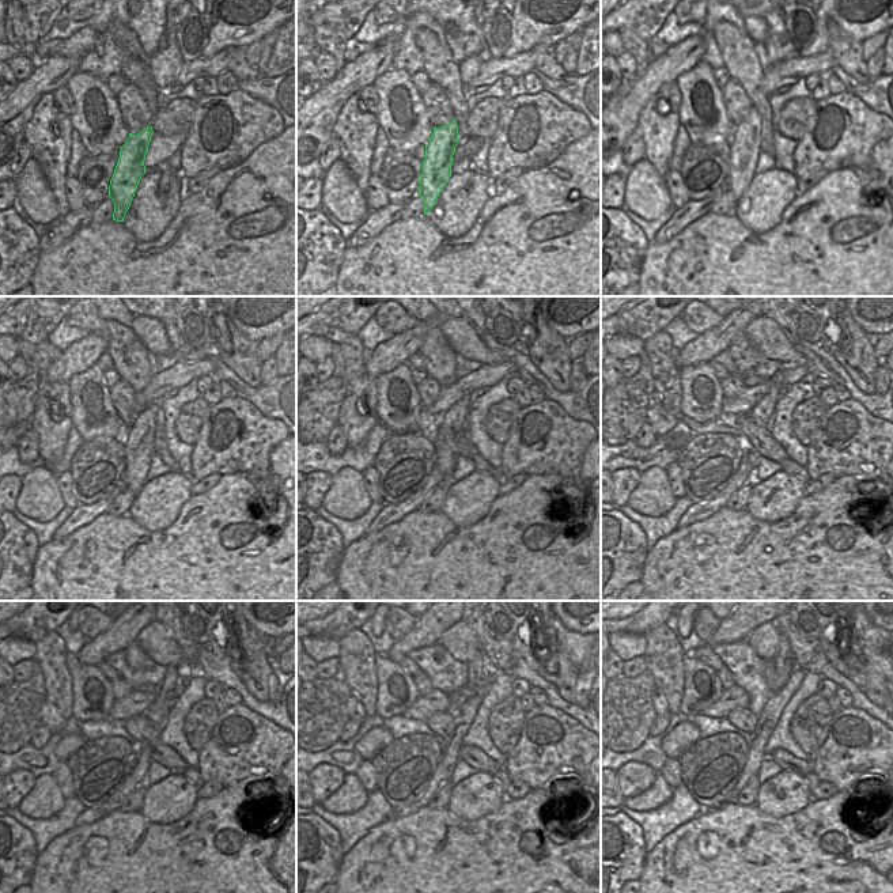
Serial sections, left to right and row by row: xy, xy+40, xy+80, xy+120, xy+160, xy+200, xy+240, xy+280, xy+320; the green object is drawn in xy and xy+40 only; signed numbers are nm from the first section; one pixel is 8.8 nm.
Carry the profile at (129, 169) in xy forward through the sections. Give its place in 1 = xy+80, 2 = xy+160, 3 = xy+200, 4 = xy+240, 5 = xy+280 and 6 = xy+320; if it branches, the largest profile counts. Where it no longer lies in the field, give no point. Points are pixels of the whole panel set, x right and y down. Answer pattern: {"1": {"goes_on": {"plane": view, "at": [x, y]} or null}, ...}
{"1": {"goes_on": {"plane": "xy+80", "at": [746, 146]}}, "2": {"goes_on": {"plane": "xy+160", "at": [453, 420]}}, "3": {"goes_on": {"plane": "xy+200", "at": [761, 413]}}, "4": {"goes_on": {"plane": "xy+240", "at": [173, 685]}}, "5": {"goes_on": {"plane": "xy+280", "at": [475, 669]}}, "6": {"goes_on": {"plane": "xy+320", "at": [784, 663]}}}

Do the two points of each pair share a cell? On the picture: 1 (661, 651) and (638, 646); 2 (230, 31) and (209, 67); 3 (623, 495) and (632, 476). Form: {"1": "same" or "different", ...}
{"1": "different", "2": "different", "3": "same"}

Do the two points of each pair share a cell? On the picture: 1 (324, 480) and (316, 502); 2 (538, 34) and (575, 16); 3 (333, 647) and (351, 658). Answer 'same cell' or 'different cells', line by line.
1: same cell
2: same cell
3: different cells

